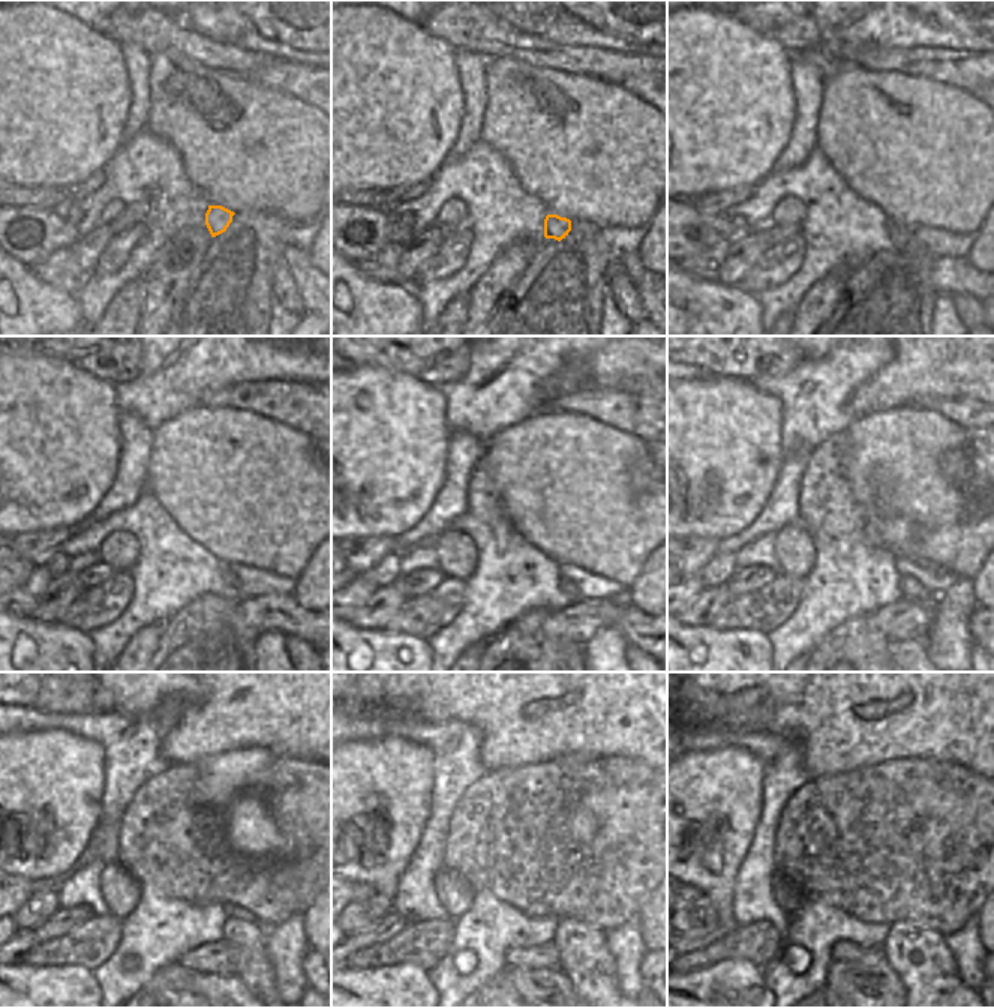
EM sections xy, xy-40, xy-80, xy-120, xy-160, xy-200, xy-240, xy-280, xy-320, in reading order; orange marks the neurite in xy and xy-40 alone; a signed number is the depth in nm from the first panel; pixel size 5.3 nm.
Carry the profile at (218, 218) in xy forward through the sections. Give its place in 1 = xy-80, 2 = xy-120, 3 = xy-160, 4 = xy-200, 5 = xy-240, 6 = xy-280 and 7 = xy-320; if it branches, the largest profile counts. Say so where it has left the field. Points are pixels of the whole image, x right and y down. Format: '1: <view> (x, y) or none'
1: xy-80 (900, 234)
2: xy-120 (227, 575)
3: xy-160 (567, 585)
4: xy-200 (910, 590)
5: xy-240 (255, 971)
6: xy-280 (583, 956)
7: xy-320 (921, 959)

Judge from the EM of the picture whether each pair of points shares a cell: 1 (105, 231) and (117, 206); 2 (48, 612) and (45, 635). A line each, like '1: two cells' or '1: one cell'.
1: two cells
2: two cells

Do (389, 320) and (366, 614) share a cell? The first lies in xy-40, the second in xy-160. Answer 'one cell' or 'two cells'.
two cells

